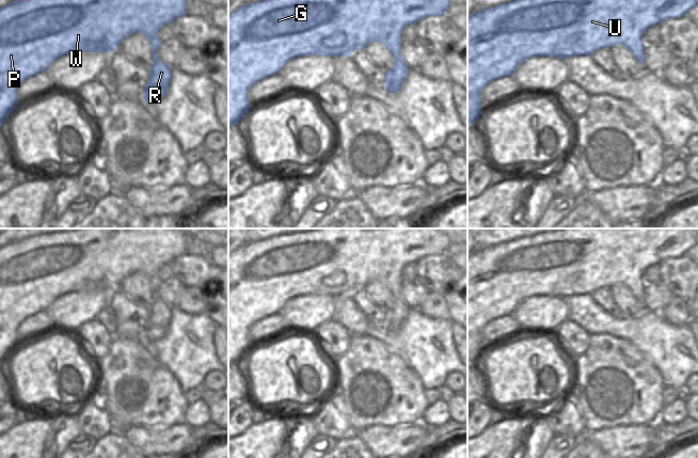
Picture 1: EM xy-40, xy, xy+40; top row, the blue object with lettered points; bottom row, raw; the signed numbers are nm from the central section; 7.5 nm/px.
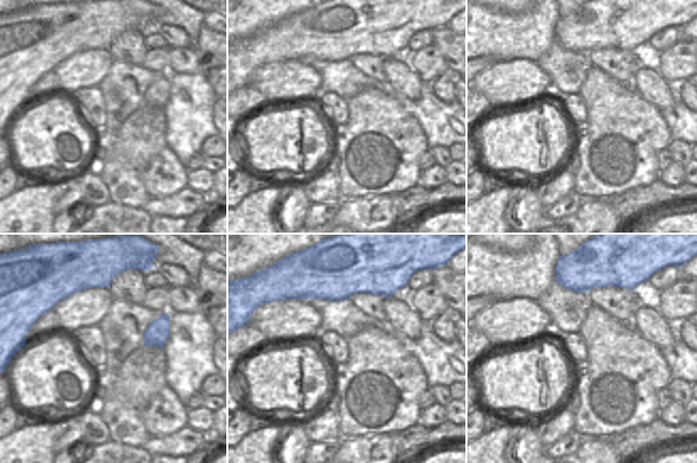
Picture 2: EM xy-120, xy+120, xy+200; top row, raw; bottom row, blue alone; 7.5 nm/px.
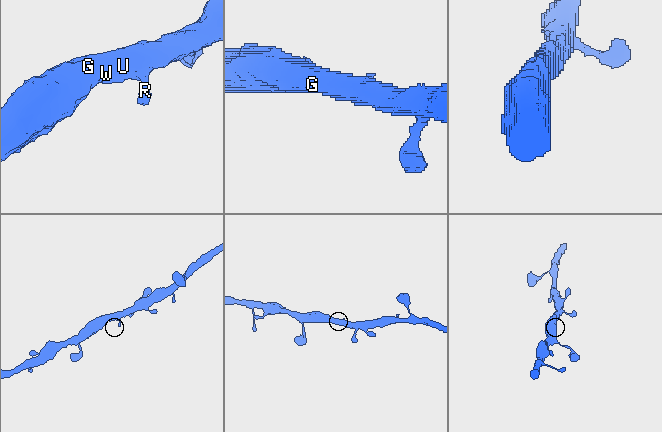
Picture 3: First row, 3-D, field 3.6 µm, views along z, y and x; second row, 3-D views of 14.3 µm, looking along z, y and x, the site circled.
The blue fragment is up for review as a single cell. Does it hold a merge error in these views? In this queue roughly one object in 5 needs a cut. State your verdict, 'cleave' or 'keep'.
keep

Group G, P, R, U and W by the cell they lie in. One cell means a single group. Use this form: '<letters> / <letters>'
G P R U W

